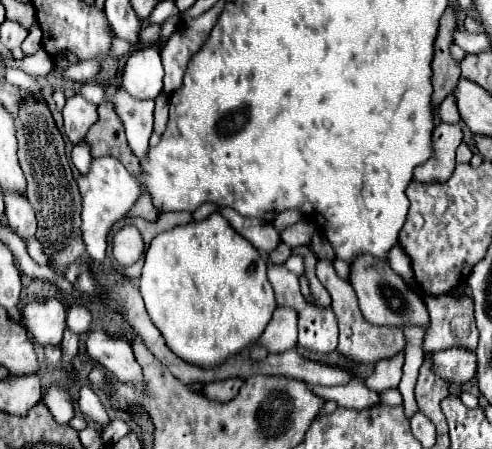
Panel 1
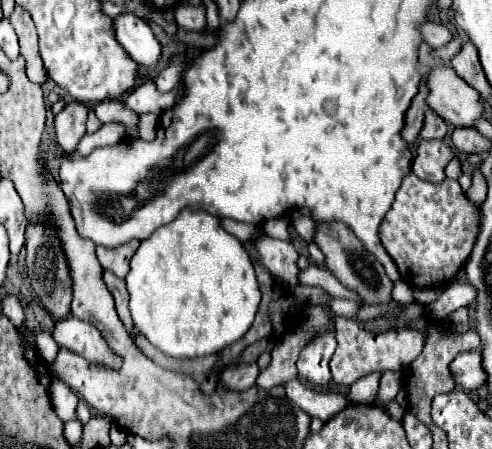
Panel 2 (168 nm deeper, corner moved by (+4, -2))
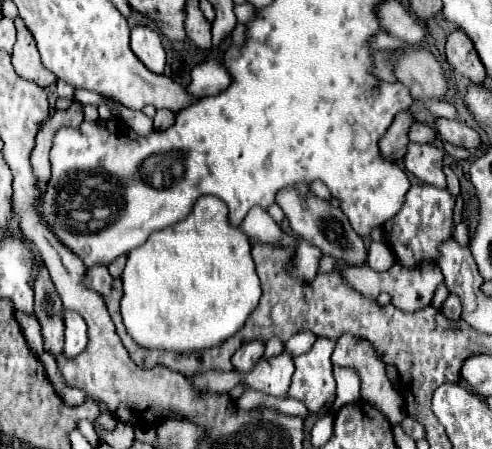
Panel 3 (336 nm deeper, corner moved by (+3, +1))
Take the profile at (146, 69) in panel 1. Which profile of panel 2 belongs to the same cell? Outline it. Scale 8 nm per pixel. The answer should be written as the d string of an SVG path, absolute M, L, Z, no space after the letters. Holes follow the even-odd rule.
M143 77L143 81L131 89L129 97L125 97L127 107L131 107L135 113L161 113L167 107L173 107L183 95L183 89L175 89L167 95L161 95L157 91L157 85L151 77Z

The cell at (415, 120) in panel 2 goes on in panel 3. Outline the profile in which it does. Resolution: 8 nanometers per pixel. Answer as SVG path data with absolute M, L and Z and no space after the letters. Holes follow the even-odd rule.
M410 110L394 116L394 122L390 124L386 134L378 142L378 148L384 156L384 160L390 160L390 162L402 160L402 156L406 152L406 144L408 144L408 128L412 124L414 124L414 120L412 120Z

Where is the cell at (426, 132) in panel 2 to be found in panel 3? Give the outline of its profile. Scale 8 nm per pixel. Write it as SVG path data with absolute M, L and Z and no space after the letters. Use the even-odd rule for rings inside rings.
M420 122L410 126L410 132L408 132L408 140L410 142L432 142L434 138L436 138L434 128L430 128L426 124L420 124Z

